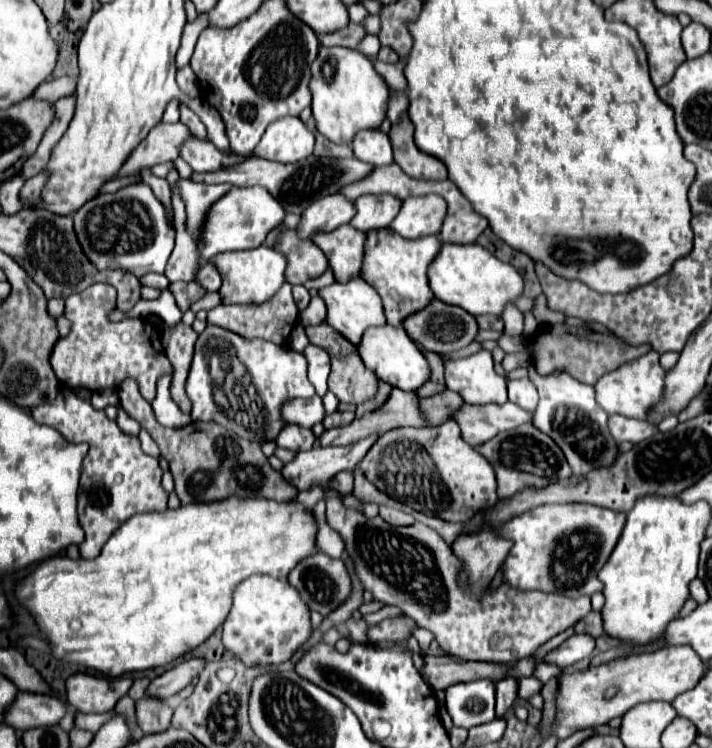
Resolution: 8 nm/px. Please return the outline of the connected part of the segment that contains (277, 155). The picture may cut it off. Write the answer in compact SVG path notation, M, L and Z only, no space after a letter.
M281 117L267 127L253 155L279 163L297 163L313 153L313 145L315 137L299 117Z

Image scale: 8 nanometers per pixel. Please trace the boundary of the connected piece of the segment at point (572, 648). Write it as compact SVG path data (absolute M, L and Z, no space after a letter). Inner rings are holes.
M583 633L583 635L571 635L567 641L563 641L557 649L553 649L553 653L549 653L549 657L545 659L547 663L555 663L561 669L575 665L579 661L583 661L585 657L589 657L595 649L595 641L591 635Z

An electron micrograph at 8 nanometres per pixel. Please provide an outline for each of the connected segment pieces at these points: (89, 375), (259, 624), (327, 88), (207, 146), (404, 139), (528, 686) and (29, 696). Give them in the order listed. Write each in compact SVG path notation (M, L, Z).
M104 283L91 285L83 293L69 295L65 301L65 317L71 321L73 329L69 337L59 339L53 353L51 365L63 387L85 387L91 391L119 389L119 385L129 377L137 383L139 391L147 401L157 395L157 381L163 375L173 373L173 365L165 355L159 333L151 323L143 319L127 319L121 323L111 323L107 319L104 304L112 304L116 290Z
M253 575L237 585L231 613L223 623L223 645L245 667L279 665L289 661L309 635L311 611L287 581L269 575Z
M319 47L319 53L311 65L309 89L313 93L313 119L317 131L329 141L351 141L361 129L375 129L387 115L389 87L385 79L375 71L369 57L349 47Z
M191 139L181 147L181 157L193 167L193 171L197 173L205 173L205 171L219 171L219 169L227 169L233 165L239 165L245 161L243 155L235 155L235 153L225 153L219 151L211 141L199 141L199 139Z
M407 111L401 115L401 119L391 125L389 139L393 145L393 157L395 163L415 179L433 179L433 181L443 181L447 179L447 167L431 155L425 155L423 151L415 147L413 141L413 123L407 117Z
M523 677L523 679L519 679L521 681L521 685L519 685L519 697L521 699L529 699L531 695L535 695L535 693L539 693L541 691L541 687L543 687L543 683L539 681L539 679L535 679L535 677Z
M19 691L11 703L13 705L5 709L5 723L19 731L43 725L57 725L65 715L65 703L51 695Z

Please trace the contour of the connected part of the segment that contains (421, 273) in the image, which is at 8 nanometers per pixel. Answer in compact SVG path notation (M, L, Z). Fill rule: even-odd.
M389 227L371 229L365 233L365 253L363 253L363 265L361 265L361 279L367 281L383 299L383 311L385 311L385 319L389 325L399 327L401 321L409 313L423 309L433 299L433 291L429 289L429 283L427 283L427 265L439 253L439 249L441 249L441 241L435 235L419 237L419 239L405 239L399 233L391 231Z

